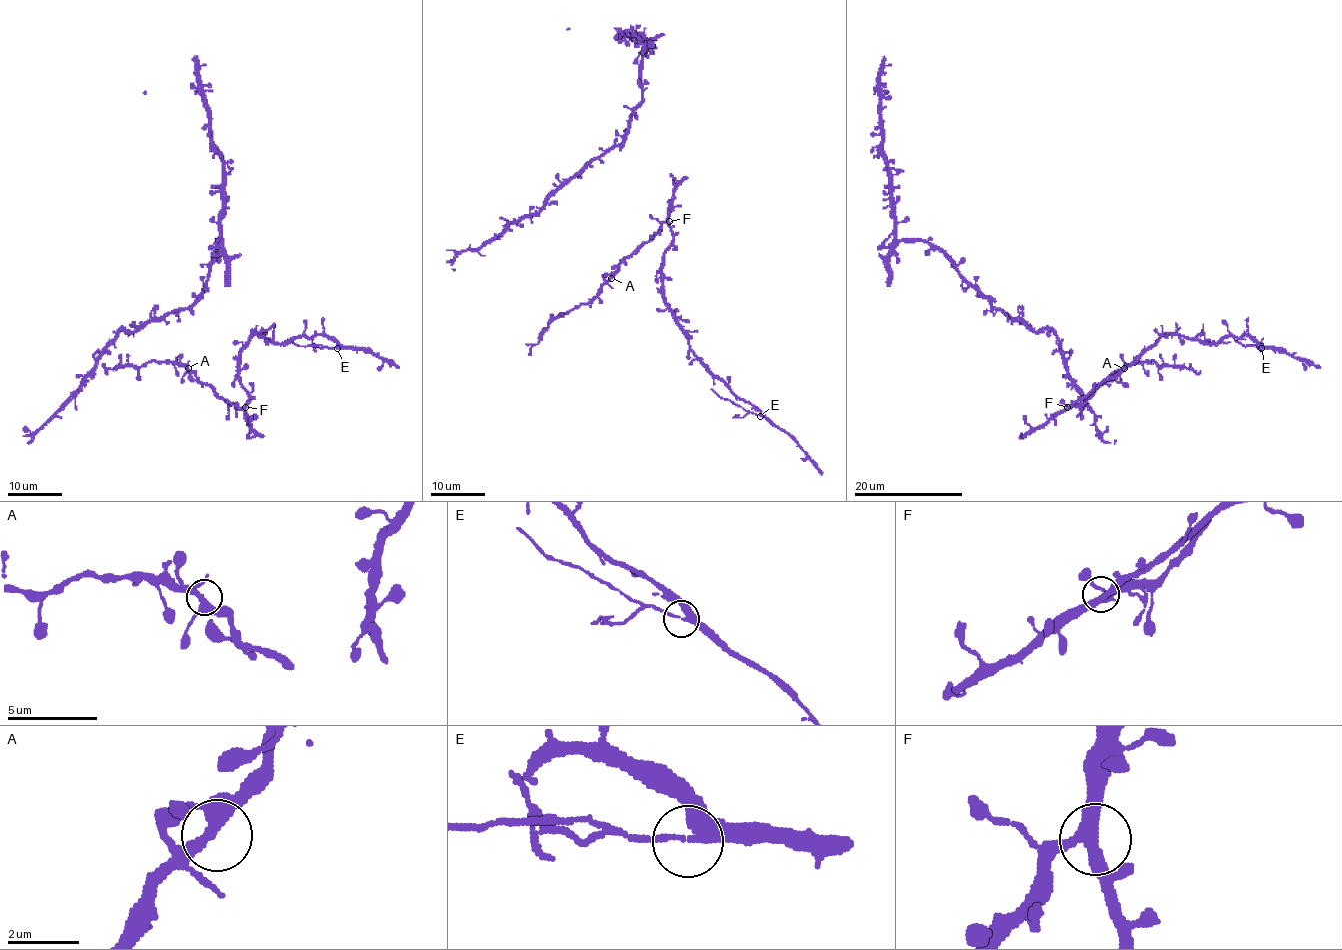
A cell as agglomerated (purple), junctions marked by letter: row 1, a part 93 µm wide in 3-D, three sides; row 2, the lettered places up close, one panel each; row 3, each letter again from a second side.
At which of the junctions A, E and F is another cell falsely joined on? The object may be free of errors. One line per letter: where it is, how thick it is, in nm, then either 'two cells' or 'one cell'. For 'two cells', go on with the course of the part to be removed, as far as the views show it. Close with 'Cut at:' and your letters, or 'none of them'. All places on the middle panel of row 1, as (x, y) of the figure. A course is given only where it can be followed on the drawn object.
A: place (611, 278); calibre 280 nm; one cell
E: place (760, 416); calibre 300 nm; two cells; course (760, 416), (720, 398), (711, 389)
F: place (669, 221); calibre 320 nm; one cell
Cut at: E

